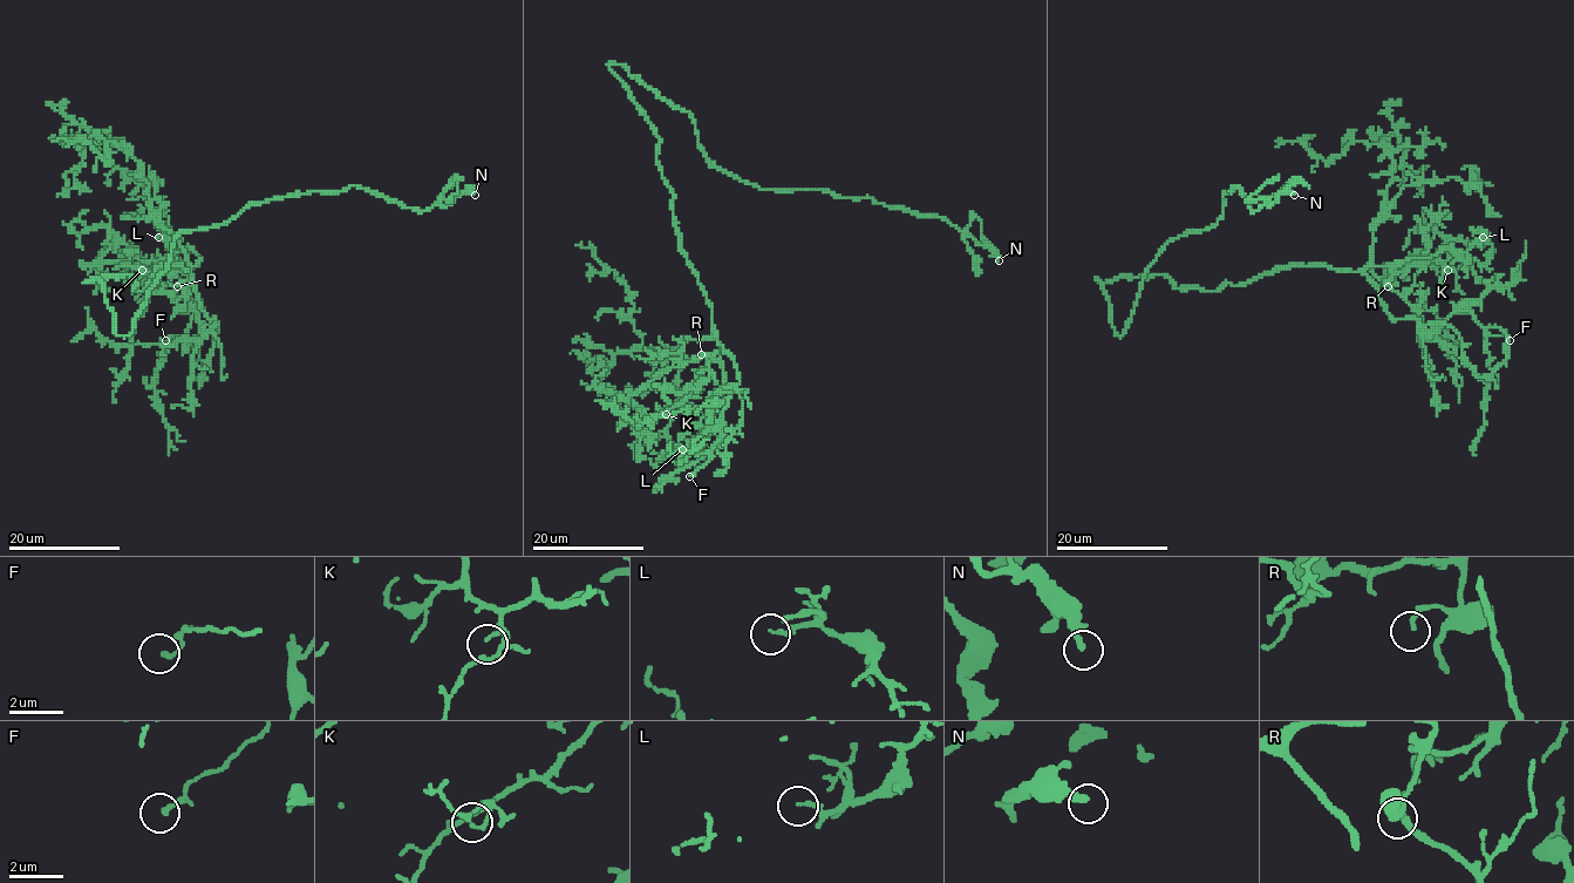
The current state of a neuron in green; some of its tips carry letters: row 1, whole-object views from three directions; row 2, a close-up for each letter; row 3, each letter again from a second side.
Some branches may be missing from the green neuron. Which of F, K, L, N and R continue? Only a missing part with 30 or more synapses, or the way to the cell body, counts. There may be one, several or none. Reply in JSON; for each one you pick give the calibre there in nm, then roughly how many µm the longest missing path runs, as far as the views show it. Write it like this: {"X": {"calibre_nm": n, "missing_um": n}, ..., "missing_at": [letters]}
{"L": {"calibre_nm": 110, "missing_um": 10}, "N": {"calibre_nm": 240, "missing_um": 25}, "missing_at": ["L", "N"]}

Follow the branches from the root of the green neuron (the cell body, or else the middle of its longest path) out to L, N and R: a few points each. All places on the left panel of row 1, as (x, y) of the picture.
L: (102, 277), (129, 274), (142, 290), (162, 264), (188, 271), (198, 264), (192, 250), (158, 237)
N: (102, 277), (84, 282), (100, 280), (125, 337), (182, 232), (351, 187), (418, 210), (475, 195)
R: (102, 277), (129, 274), (133, 287), (142, 290), (162, 264), (179, 264), (188, 271), (197, 265), (177, 286)

